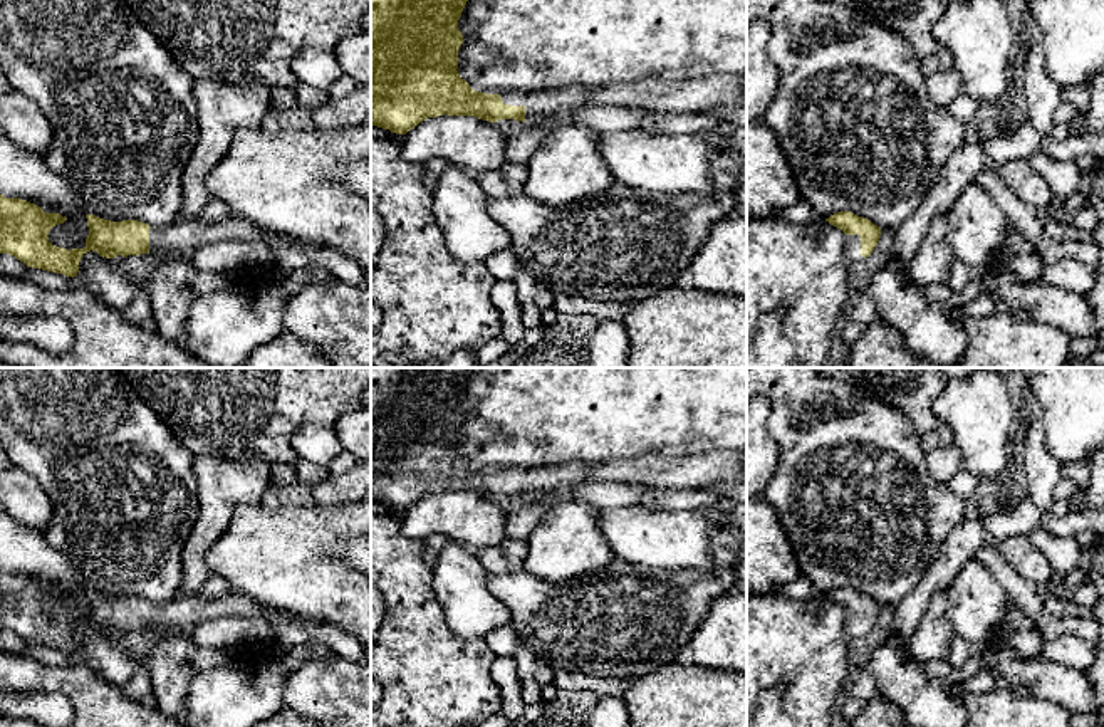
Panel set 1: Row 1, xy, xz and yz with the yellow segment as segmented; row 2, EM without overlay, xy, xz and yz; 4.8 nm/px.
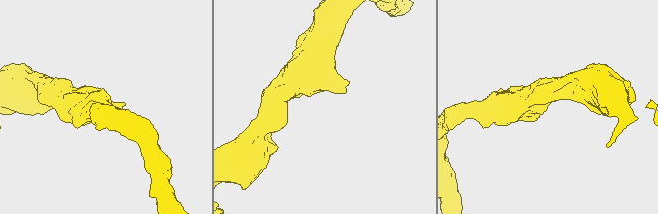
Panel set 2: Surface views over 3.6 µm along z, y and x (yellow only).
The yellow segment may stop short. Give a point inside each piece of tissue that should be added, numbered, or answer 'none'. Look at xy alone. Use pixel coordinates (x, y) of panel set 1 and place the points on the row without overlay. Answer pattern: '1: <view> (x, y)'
1: xy (182, 615)

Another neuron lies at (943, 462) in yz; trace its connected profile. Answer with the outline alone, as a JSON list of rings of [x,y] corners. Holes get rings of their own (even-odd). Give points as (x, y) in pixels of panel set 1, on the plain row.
[[[940,445],[926,453],[924,465],[931,480],[938,484],[948,484],[951,477],[961,470],[963,455],[961,450],[951,445]]]

